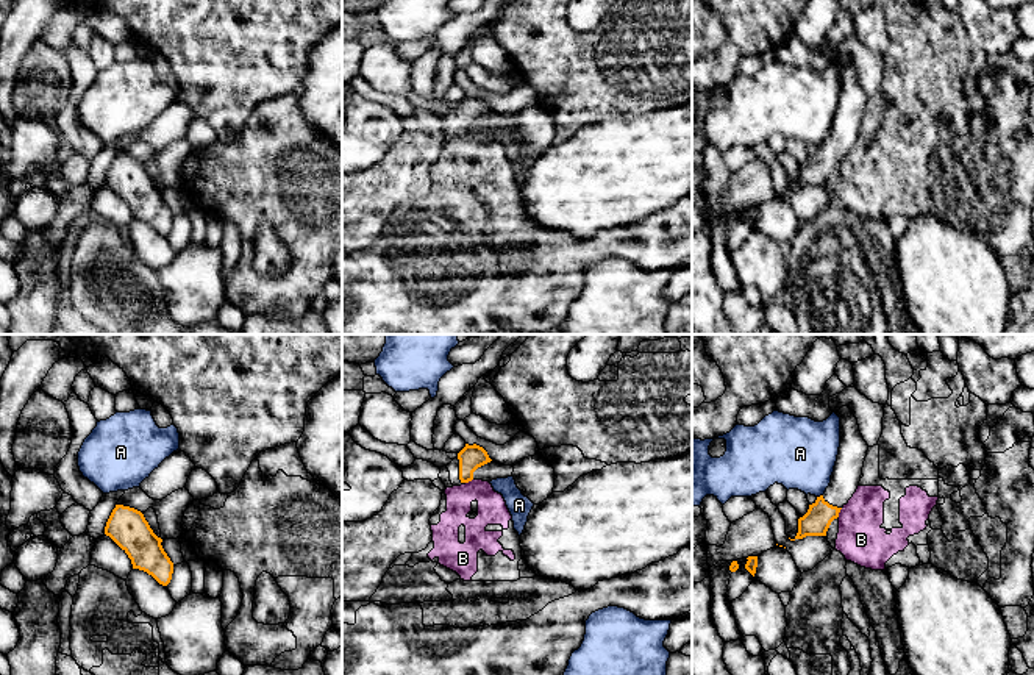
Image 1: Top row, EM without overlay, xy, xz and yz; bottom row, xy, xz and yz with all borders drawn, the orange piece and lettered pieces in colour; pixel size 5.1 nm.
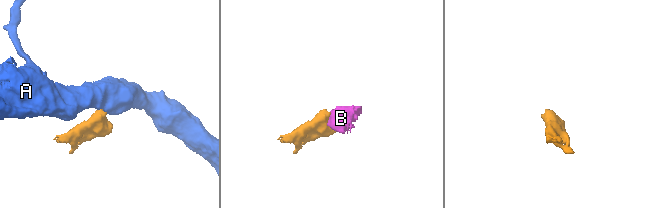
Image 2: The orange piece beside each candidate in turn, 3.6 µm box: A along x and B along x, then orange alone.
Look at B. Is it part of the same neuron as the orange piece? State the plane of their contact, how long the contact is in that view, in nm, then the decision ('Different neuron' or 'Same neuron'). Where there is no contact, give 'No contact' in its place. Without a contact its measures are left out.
Touches orange in yz. Shared border 70 nm. Different neuron

